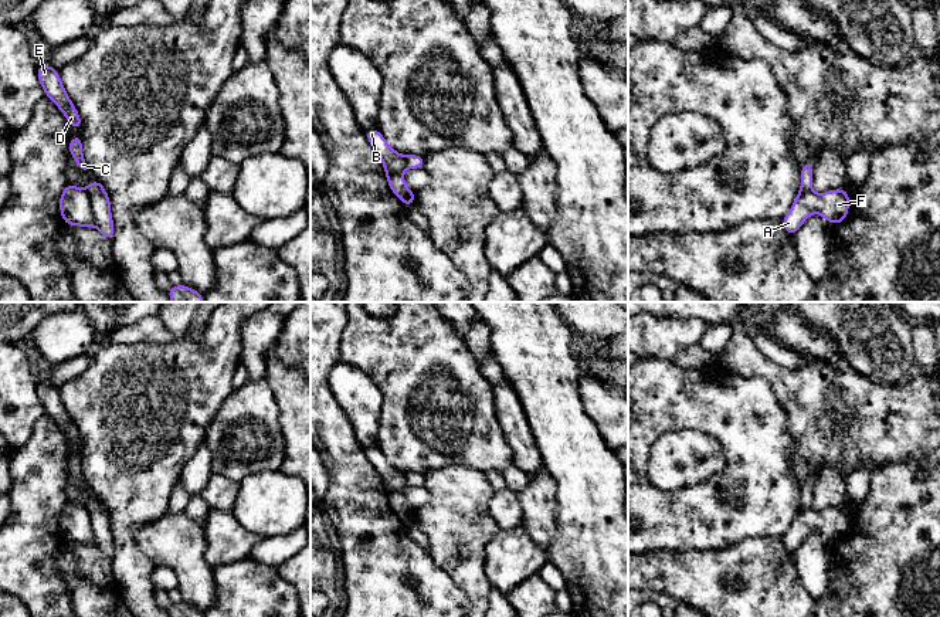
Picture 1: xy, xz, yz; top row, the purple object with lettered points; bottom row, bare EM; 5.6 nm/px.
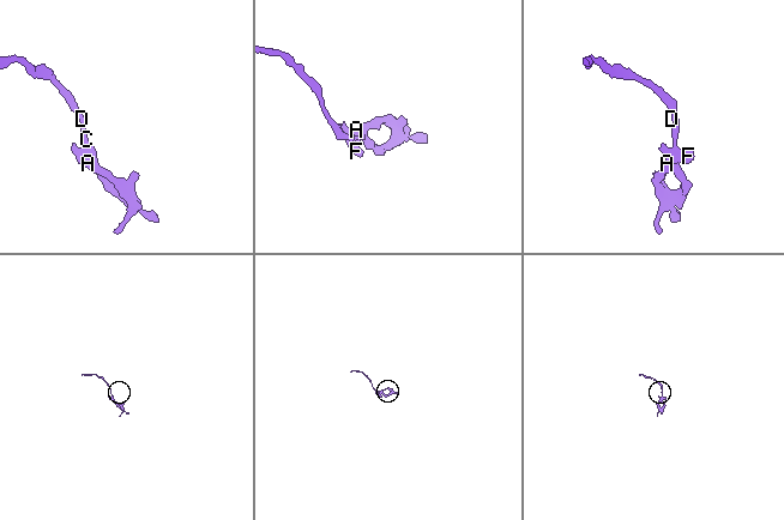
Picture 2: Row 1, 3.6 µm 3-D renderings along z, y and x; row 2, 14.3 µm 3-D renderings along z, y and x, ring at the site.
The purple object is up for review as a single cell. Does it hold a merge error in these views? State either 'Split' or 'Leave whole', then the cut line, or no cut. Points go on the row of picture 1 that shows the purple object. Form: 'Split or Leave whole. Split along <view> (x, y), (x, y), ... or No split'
Split. Split along xy (85, 189), (97, 226)

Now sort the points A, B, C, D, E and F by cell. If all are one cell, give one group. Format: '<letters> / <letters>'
A B F / C D E

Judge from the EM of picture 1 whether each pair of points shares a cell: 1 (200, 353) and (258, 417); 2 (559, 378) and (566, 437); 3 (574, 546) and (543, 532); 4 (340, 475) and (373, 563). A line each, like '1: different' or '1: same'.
1: different
2: same
3: different
4: same

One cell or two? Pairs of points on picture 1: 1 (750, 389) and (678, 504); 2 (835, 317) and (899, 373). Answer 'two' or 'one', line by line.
1: one
2: one

